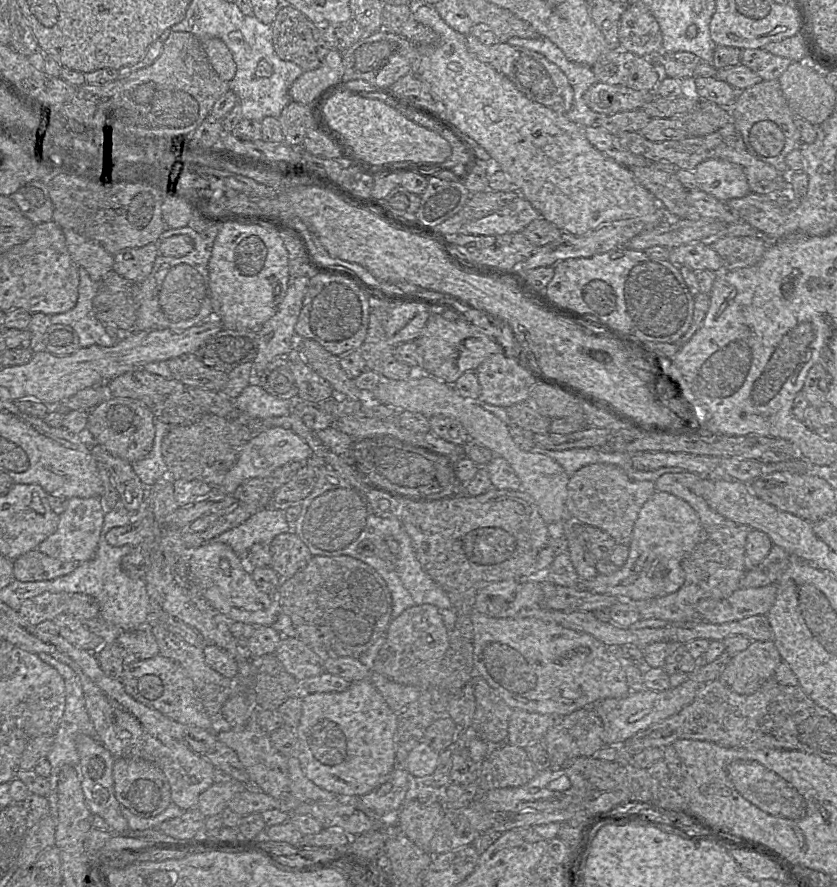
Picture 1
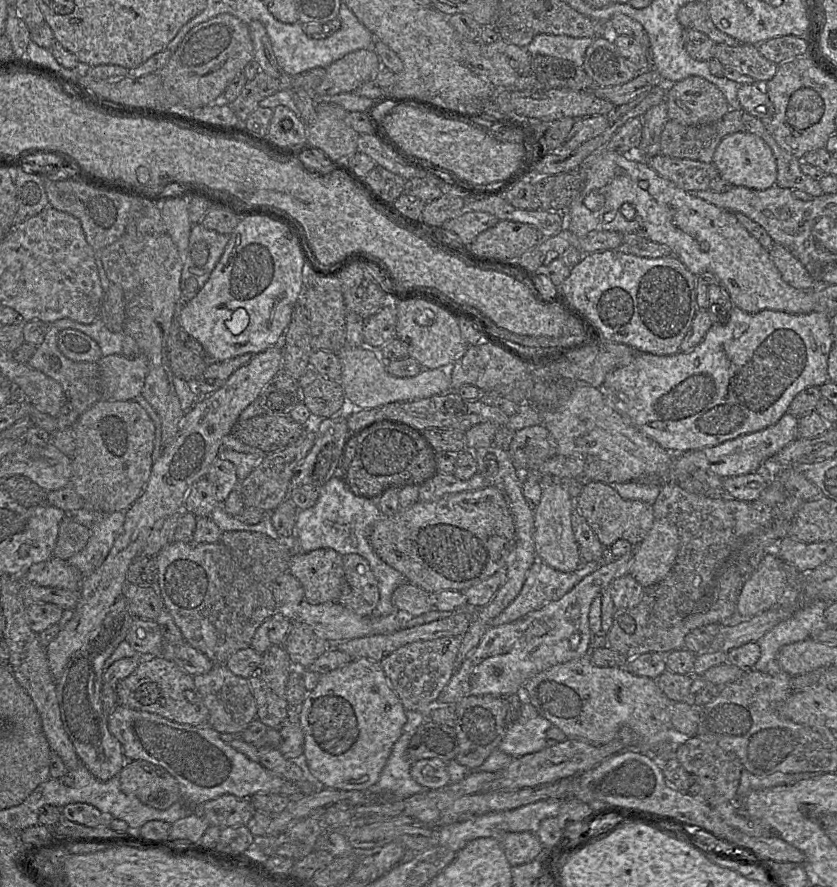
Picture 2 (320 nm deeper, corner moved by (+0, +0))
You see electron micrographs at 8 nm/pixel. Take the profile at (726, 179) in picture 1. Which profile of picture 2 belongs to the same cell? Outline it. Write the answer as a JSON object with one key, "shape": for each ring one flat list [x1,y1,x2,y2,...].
{"shape":[[736,132,724,137,716,148,713,161,719,176,733,186,765,190,776,184,777,163,771,148,759,136]]}

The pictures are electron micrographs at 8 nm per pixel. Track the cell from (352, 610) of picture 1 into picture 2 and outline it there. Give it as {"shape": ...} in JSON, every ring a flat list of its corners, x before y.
{"shape":[[356,553,342,556,345,584,338,603,359,616,372,616,379,602,380,591,370,564]]}

